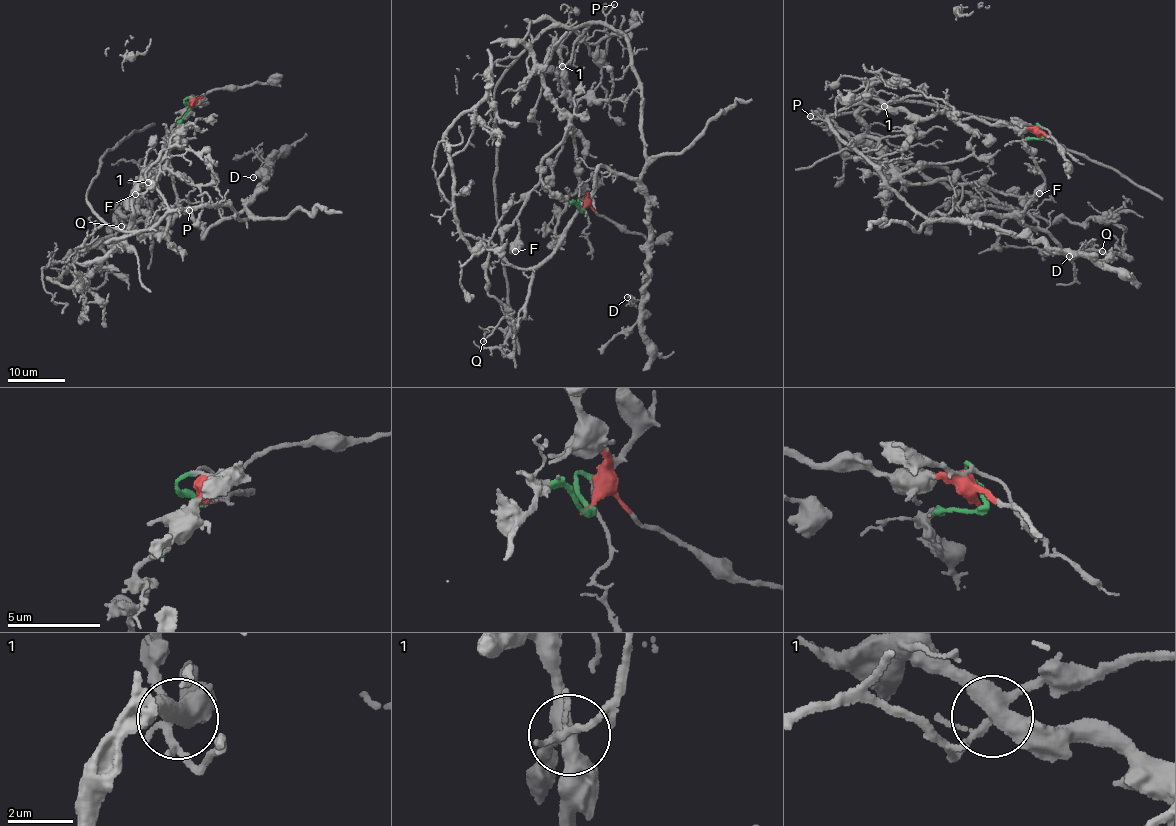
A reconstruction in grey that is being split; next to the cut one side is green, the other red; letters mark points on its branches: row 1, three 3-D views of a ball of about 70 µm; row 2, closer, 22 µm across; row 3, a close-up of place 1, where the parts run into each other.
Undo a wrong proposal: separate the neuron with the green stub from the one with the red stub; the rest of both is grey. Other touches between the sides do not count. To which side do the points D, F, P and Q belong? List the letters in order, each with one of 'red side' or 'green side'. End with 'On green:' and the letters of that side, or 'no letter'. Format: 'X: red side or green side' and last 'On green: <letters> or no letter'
D: green side
F: red side
P: green side
Q: green side
On green: D, P, Q

